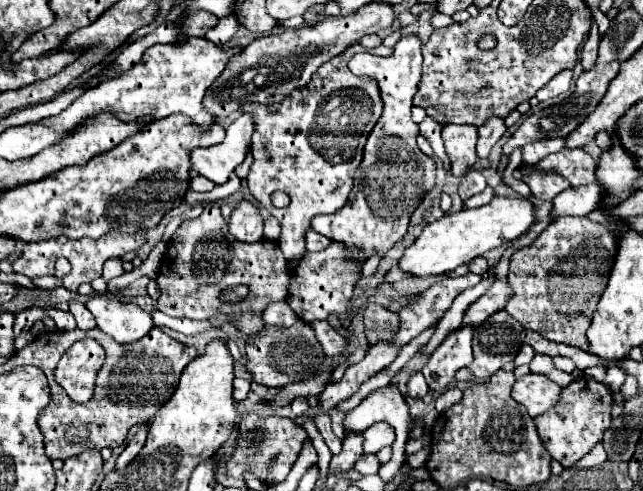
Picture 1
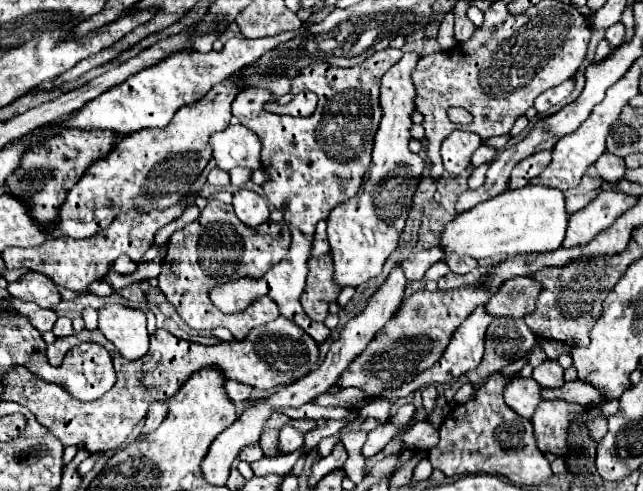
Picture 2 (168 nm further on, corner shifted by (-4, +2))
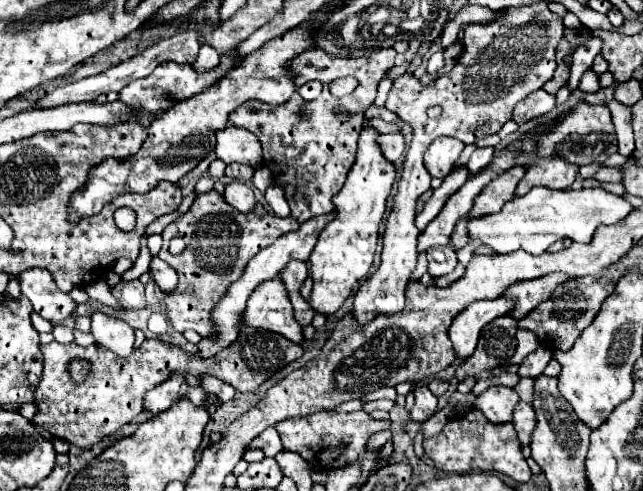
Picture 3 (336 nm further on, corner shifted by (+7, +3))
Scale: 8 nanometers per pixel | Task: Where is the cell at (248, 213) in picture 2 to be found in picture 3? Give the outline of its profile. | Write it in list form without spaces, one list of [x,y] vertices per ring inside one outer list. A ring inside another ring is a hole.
[[[231,181],[231,183],[227,183],[223,197],[225,197],[225,201],[231,207],[239,209],[241,213],[253,211],[253,207],[257,203],[255,201],[255,195],[253,195],[253,189],[249,185],[245,185],[243,181]]]

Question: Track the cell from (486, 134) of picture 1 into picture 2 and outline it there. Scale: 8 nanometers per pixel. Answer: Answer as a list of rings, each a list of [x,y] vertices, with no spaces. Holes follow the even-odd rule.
[[[482,144],[482,146],[474,152],[474,156],[472,156],[472,166],[486,164],[486,162],[494,160],[494,156],[496,156],[496,148],[492,148],[492,146],[488,146],[488,144]]]

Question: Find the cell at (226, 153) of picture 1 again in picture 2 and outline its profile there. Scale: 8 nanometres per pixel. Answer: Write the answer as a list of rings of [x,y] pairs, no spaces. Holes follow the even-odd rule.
[[[242,124],[228,126],[224,132],[216,132],[210,138],[212,158],[220,170],[230,172],[236,166],[260,168],[260,140]]]

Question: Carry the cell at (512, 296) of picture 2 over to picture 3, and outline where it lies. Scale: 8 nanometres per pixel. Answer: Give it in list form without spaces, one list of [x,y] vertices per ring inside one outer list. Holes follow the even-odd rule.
[[[549,273],[549,275],[543,275],[541,279],[529,281],[529,283],[517,283],[517,287],[511,287],[505,293],[505,297],[515,303],[515,311],[511,313],[511,317],[517,321],[523,319],[529,311],[533,311],[533,307],[551,299],[557,285],[571,281],[571,279],[575,279],[575,277],[565,275],[565,273]]]

